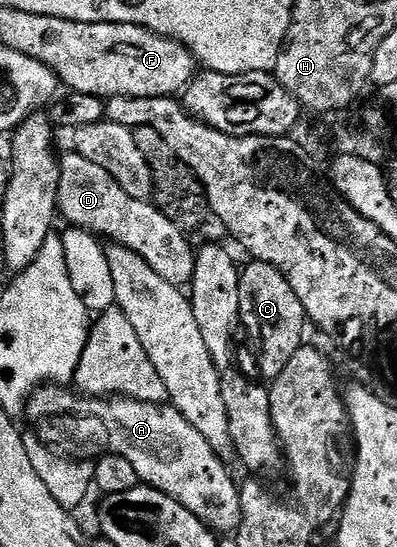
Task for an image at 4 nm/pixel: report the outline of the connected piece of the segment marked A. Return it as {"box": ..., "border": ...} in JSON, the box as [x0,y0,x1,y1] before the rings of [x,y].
{"box":[23,385,241,531],"border":[[[42,385],[30,394],[23,415],[29,418],[33,426],[30,428],[42,443],[65,457],[100,457],[106,453],[127,457],[144,486],[162,491],[179,501],[179,505],[191,509],[210,531],[236,531],[241,517],[238,484],[233,484],[225,468],[226,460],[216,455],[203,433],[187,417],[165,403],[144,403],[124,397],[108,399],[69,389],[65,385]]]}

